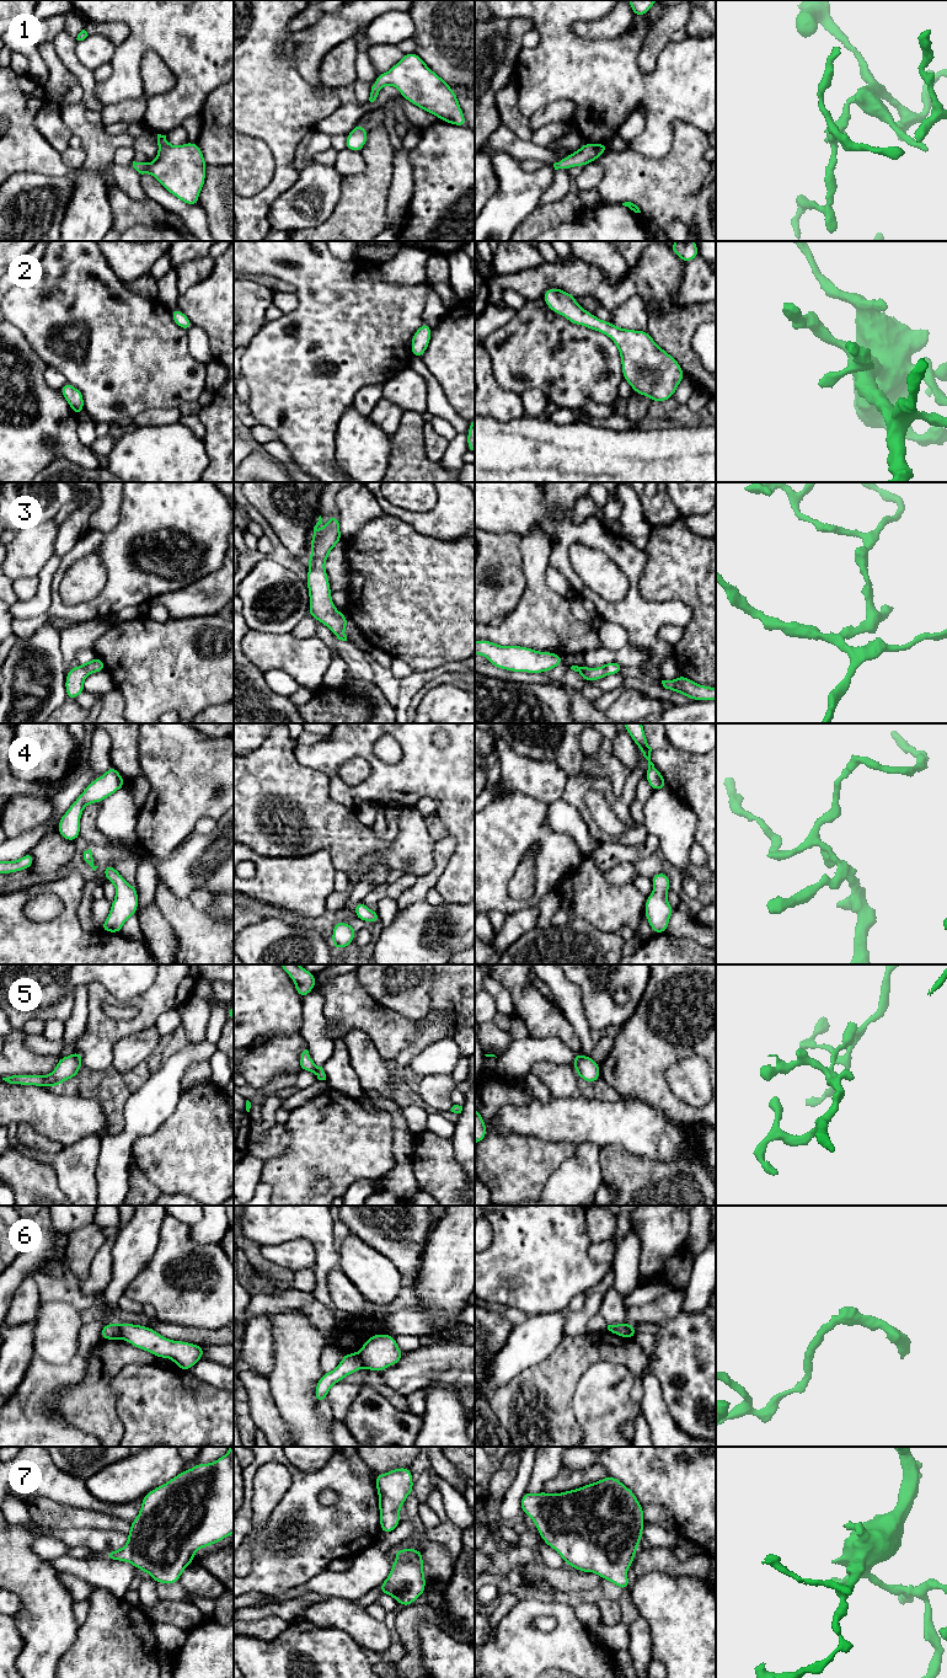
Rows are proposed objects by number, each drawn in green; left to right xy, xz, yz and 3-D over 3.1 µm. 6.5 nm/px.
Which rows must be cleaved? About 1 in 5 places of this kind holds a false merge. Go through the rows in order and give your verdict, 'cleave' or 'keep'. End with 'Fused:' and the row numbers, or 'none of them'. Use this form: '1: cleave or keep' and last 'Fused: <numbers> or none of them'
1: keep
2: keep
3: keep
4: keep
5: cleave
6: cleave
7: keep
Fused: 5, 6

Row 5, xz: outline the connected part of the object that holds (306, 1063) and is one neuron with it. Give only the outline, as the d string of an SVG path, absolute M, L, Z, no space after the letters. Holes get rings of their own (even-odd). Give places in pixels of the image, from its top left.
M305 1049L303 1053L301 1053L301 1057L300 1057L300 1062L299 1062L299 1069L300 1070L307 1070L307 1072L311 1072L316 1075L316 1064L314 1063L314 1060L311 1059L310 1054L309 1054L309 1051Z

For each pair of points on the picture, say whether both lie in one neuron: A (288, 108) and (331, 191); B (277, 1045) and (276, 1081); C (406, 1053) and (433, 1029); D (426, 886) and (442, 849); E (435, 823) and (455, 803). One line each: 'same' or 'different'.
A: different
B: different
C: same
D: same
E: different

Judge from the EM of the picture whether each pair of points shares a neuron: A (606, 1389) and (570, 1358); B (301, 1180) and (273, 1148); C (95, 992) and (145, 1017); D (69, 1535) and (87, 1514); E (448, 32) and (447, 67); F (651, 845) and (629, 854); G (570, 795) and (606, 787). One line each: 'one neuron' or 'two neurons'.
A: two neurons
B: two neurons
C: one neuron
D: two neurons
E: one neuron
F: one neuron
G: one neuron

